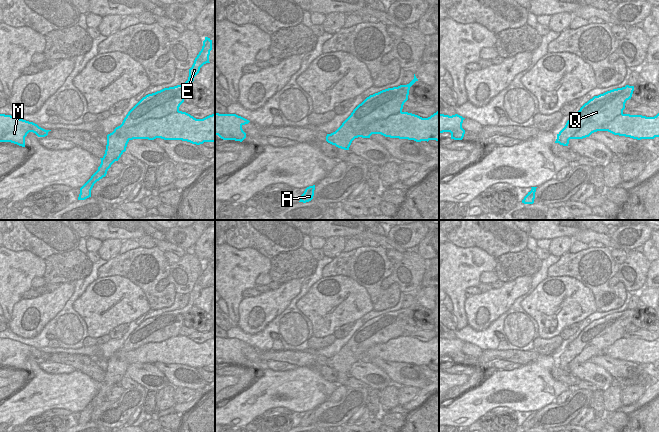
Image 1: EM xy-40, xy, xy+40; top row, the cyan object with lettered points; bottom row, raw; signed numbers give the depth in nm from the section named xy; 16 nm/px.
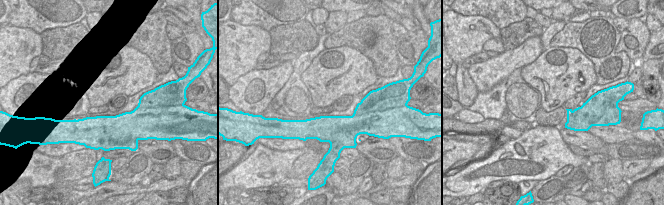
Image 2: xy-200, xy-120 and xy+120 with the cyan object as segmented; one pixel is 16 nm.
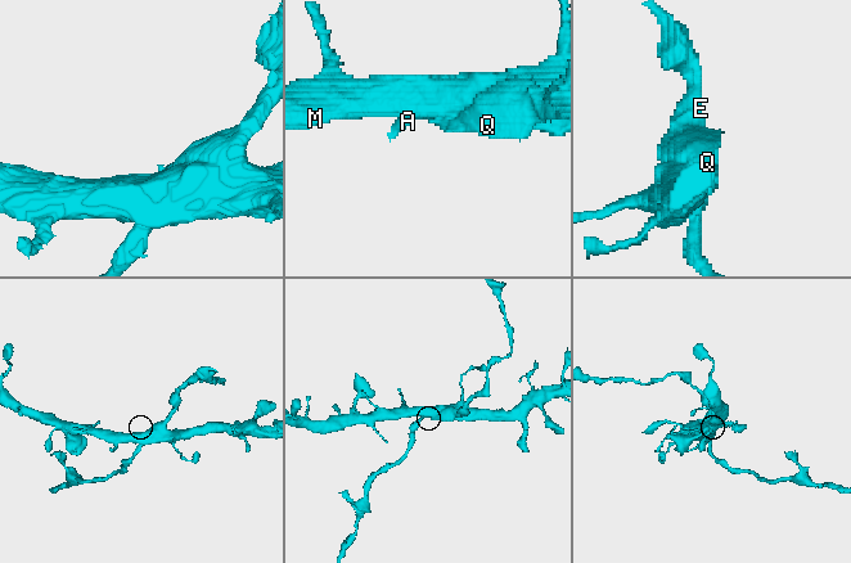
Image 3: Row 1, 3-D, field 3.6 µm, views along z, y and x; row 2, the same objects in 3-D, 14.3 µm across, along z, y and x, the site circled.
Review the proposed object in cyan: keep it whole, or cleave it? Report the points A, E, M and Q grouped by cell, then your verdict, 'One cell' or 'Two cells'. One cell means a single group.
Groups: A E Q / M. Two cells

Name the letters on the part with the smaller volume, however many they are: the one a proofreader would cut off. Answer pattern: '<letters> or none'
A, E, Q

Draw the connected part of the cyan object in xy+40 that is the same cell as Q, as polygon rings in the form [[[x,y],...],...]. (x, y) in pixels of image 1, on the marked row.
[[[626,85],[594,96],[567,121],[557,134],[555,143],[568,146],[570,139],[583,139],[594,132],[602,131],[604,124],[623,114],[625,103],[631,99],[633,91],[634,86]]]

